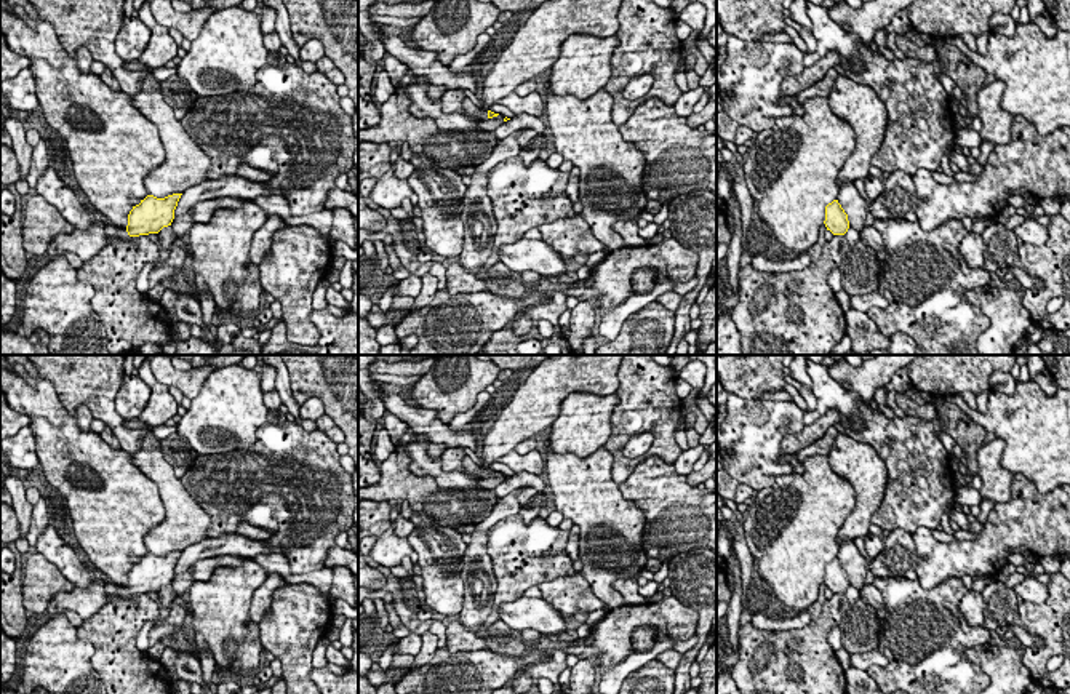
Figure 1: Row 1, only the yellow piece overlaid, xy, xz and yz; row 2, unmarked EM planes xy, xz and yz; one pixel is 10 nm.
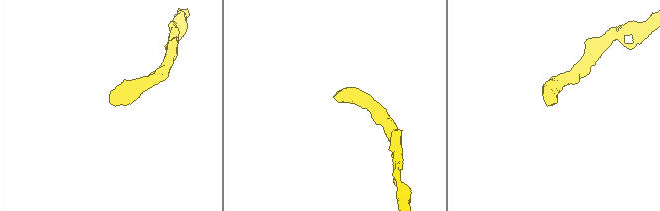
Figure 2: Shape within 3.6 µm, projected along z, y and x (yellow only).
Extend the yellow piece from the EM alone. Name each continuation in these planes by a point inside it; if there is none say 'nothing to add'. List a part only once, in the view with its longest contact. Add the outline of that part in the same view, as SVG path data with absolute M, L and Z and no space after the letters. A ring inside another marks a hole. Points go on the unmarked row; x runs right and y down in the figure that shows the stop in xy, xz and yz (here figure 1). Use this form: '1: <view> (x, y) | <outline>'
1: xz (471, 469) | M467 454L462 459L464 473L473 478L486 478L488 469L478 467Z

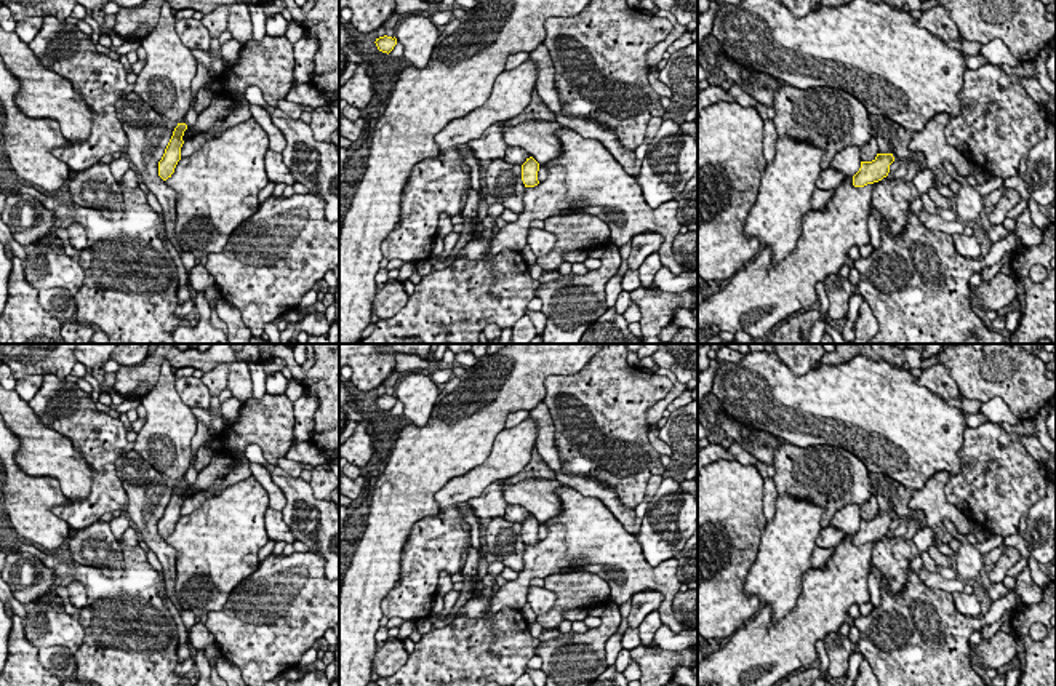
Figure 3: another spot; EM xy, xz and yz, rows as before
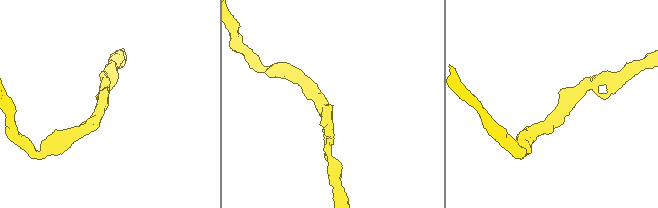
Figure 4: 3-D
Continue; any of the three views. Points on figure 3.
nothing to add

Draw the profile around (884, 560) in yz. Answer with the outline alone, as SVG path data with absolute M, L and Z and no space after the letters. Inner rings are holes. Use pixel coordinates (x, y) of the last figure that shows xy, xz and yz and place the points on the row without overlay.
M883 536L874 540L872 547L872 568L880 571L880 579L888 580L888 588L893 593L899 593L907 584L907 564L909 561L896 560L893 547L898 539Z

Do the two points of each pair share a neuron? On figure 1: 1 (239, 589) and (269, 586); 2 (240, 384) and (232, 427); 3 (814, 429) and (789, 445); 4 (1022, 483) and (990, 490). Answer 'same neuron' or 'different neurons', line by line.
1: different neurons
2: same neuron
3: same neuron
4: different neurons

